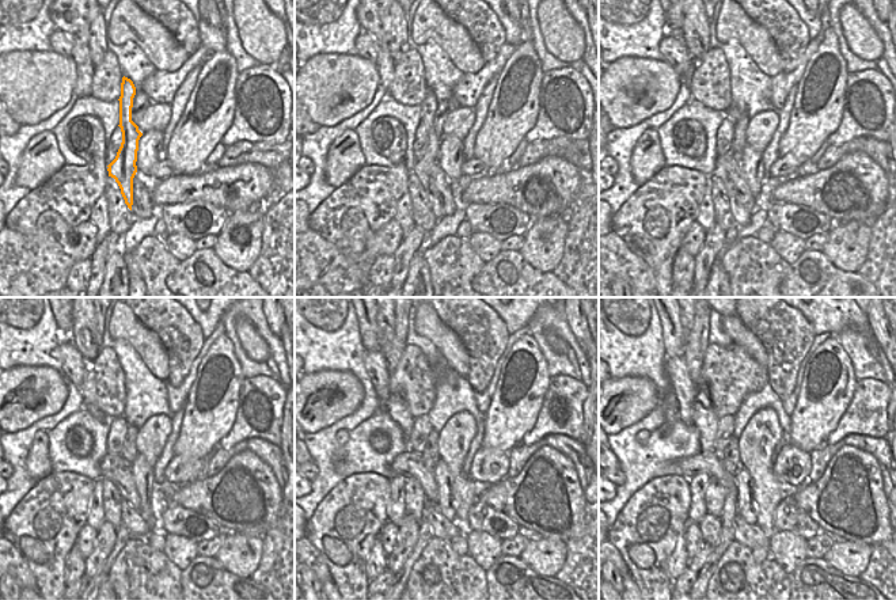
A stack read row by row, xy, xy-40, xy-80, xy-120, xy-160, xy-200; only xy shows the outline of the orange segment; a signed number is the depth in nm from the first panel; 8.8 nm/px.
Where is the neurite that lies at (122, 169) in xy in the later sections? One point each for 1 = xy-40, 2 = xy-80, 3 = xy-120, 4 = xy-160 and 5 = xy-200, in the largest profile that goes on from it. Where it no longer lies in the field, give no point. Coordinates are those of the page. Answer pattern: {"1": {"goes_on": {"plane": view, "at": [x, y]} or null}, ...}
{"1": {"goes_on": {"plane": "xy-40", "at": [428, 159]}}, "2": {"goes_on": {"plane": "xy-80", "at": [741, 217]}}, "3": {"goes_on": {"plane": "xy-120", "at": [132, 519]}}, "4": {"goes_on": {"plane": "xy-160", "at": [440, 527]}}, "5": {"goes_on": {"plane": "xy-200", "at": [748, 535]}}}

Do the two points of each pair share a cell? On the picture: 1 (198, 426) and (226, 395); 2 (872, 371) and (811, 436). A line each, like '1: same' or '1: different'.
1: same
2: different

